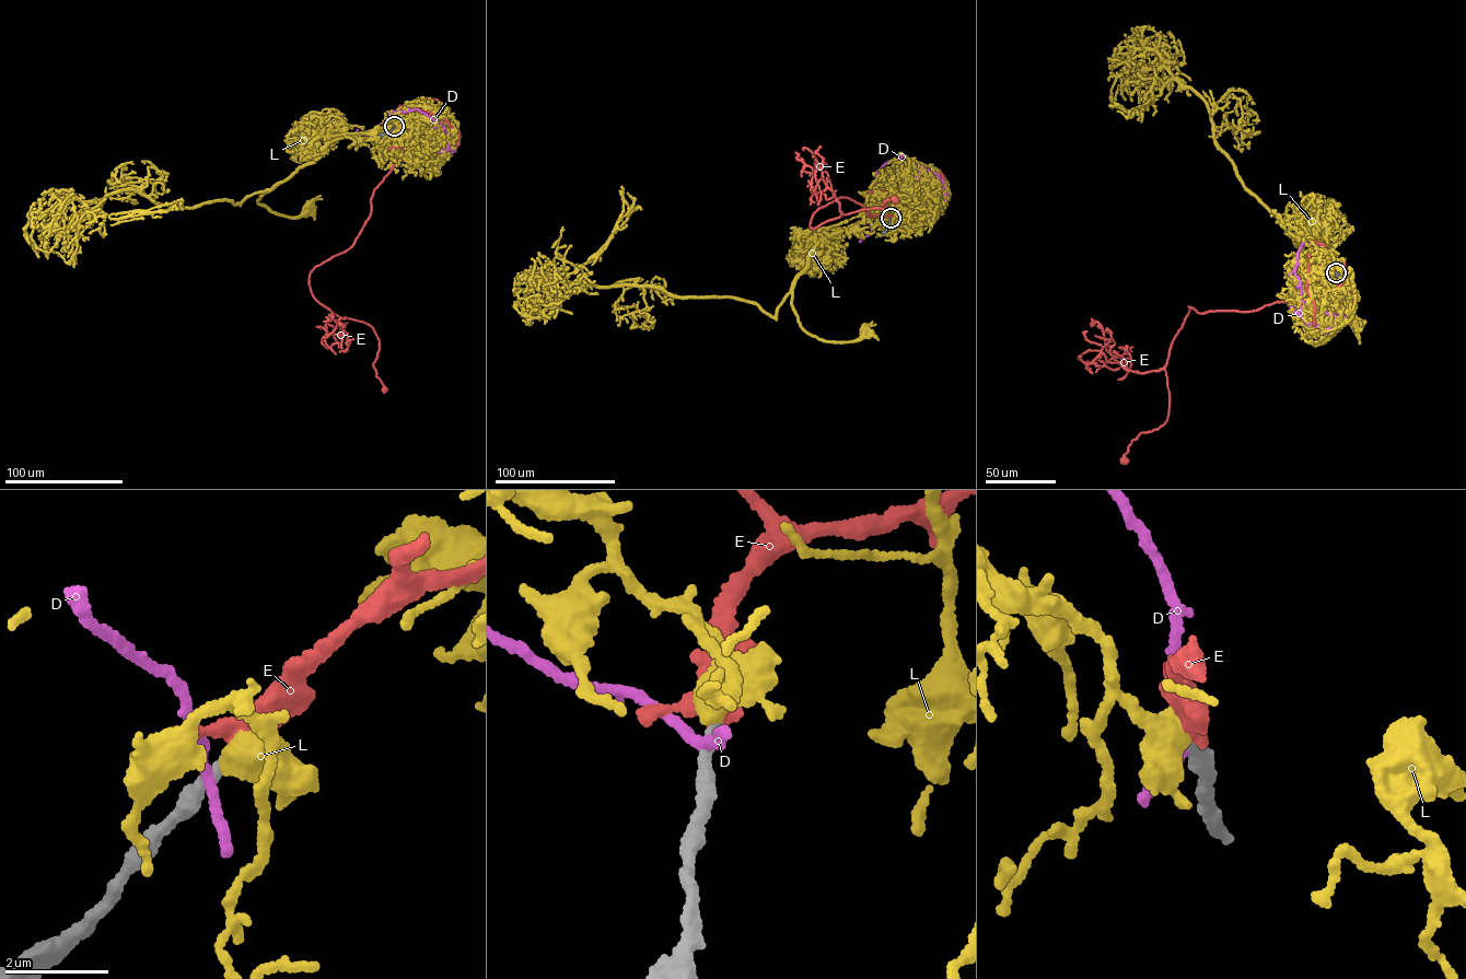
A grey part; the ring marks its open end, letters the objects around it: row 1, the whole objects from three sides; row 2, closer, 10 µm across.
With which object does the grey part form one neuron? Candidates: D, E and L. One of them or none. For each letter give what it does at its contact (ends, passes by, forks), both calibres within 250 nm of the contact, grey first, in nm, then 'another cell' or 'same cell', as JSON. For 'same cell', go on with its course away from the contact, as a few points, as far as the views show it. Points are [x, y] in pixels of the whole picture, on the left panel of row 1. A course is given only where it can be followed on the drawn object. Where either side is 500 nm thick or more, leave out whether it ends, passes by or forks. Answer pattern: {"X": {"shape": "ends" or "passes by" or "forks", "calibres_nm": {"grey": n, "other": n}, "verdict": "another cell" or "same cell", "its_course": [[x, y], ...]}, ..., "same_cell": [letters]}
{"D": {"shape": "passes by", "calibres_nm": {"grey": 320, "other": 180}, "verdict": "another cell"}, "E": {"shape": "passes by", "calibres_nm": {"grey": 240, "other": 280}, "verdict": "same cell", "its_course": [[394, 126], [407, 120], [409, 132], [369, 217], [309, 280], [321, 303], [372, 327], [384, 389]]}, "L": {"calibres_nm": {"grey": 260, "other": 600}, "verdict": "another cell"}, "same_cell": ["E"]}

